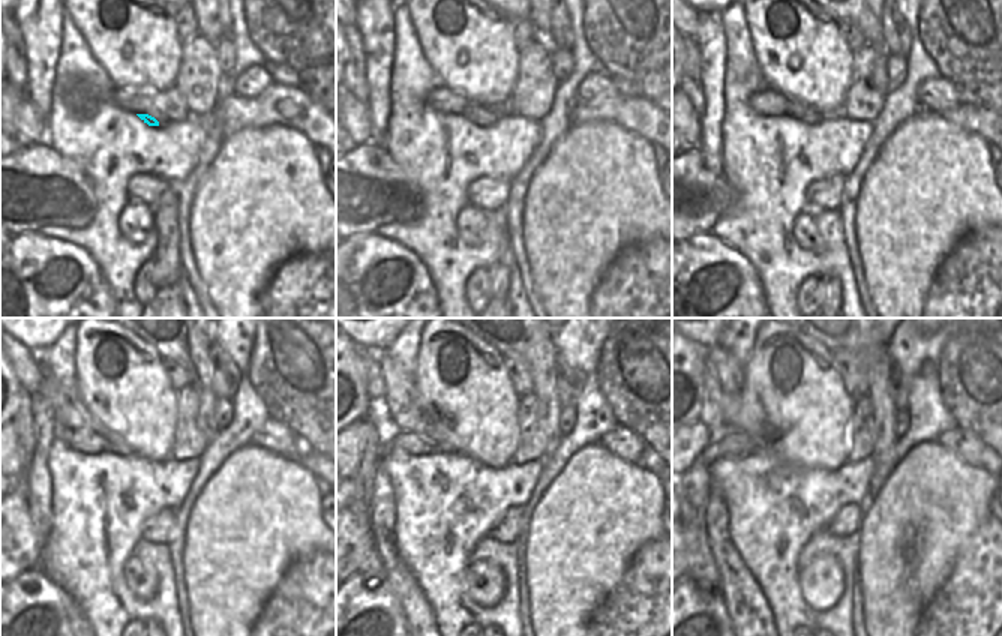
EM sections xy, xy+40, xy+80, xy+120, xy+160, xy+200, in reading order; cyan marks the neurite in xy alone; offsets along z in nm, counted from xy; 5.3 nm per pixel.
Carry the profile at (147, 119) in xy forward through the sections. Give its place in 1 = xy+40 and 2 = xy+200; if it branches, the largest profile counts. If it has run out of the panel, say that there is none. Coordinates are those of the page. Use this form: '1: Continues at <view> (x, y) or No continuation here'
1: Continues at xy+40 (479, 116)
2: Continues at xy+200 (729, 372).

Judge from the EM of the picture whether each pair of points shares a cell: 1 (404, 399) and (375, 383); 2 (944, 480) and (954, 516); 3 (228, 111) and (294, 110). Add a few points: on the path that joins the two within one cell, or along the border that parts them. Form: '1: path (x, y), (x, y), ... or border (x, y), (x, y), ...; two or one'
1: border (374, 354), (383, 380), (384, 398); two
2: path (944, 489), (945, 507); one
3: path (245, 111), (278, 110); one

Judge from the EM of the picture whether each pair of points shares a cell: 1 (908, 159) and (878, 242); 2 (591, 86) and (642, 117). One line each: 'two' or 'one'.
1: one
2: two

